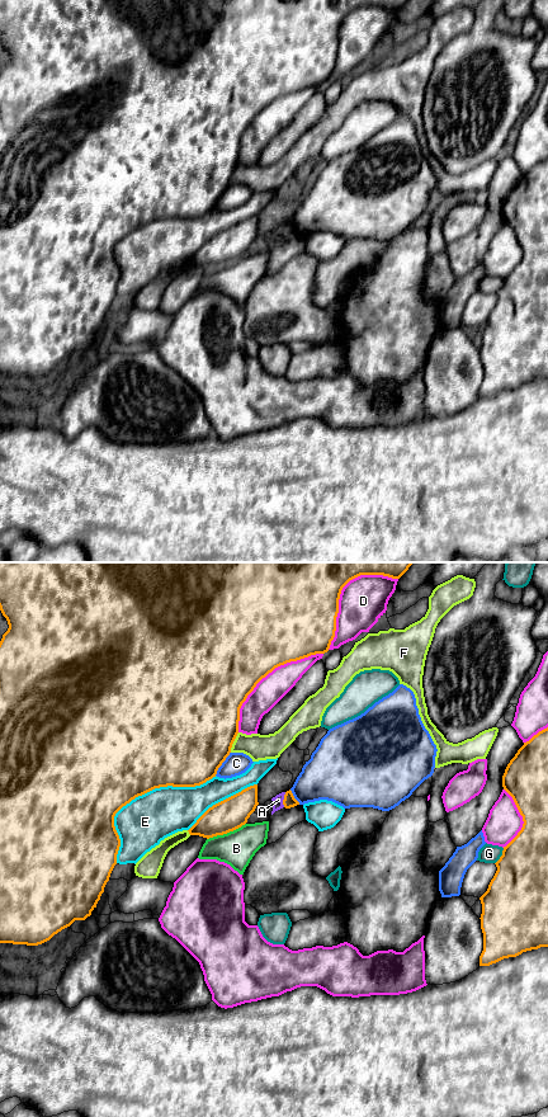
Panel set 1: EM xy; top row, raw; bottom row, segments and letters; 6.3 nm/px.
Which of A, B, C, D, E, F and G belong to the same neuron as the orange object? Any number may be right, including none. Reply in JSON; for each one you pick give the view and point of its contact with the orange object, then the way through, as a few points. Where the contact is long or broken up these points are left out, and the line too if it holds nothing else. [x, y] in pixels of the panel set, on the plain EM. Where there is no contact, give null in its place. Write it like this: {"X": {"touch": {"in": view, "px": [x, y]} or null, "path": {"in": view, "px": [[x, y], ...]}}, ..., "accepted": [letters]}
{"accepted": []}

